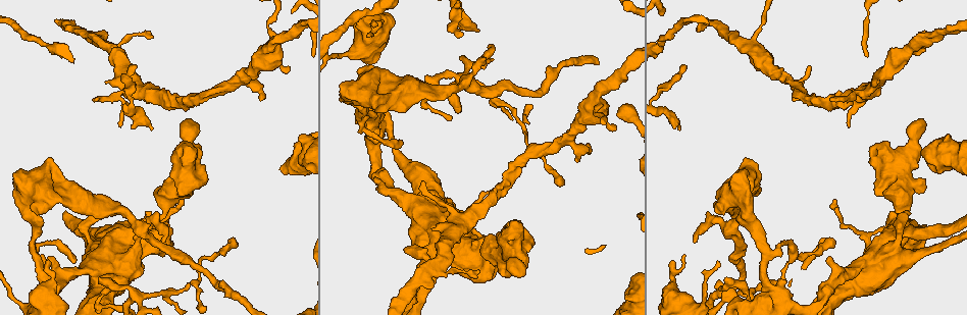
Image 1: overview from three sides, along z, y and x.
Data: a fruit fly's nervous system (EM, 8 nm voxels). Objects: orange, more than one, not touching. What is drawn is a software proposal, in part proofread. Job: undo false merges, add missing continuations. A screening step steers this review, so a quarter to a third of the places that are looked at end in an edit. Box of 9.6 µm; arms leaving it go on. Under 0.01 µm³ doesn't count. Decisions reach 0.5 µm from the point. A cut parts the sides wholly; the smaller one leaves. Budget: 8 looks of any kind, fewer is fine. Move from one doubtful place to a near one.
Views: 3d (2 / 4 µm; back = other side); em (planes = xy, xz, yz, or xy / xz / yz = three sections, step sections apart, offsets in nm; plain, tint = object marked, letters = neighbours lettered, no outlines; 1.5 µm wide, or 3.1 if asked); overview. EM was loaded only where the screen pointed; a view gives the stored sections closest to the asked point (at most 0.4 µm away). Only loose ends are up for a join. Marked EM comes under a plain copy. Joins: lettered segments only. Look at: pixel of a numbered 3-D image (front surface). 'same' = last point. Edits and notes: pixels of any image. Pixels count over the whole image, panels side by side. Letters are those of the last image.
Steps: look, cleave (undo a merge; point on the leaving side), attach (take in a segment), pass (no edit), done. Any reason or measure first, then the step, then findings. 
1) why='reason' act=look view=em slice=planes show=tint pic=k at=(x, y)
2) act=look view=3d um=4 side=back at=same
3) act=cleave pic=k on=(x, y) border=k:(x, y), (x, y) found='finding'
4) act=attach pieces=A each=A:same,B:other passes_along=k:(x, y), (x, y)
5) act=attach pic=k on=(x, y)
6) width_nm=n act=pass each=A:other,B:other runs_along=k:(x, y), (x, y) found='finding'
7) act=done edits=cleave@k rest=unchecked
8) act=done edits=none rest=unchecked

why='stops while still wide' act=look view=3d um=4 pic=1 at=(432, 228)

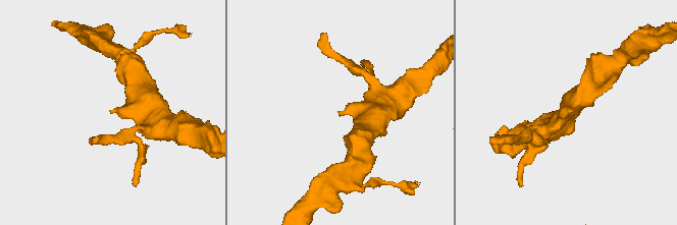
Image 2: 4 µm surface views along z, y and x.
act=look view=em slice=planes show=letters pic=2 at=(568, 111)

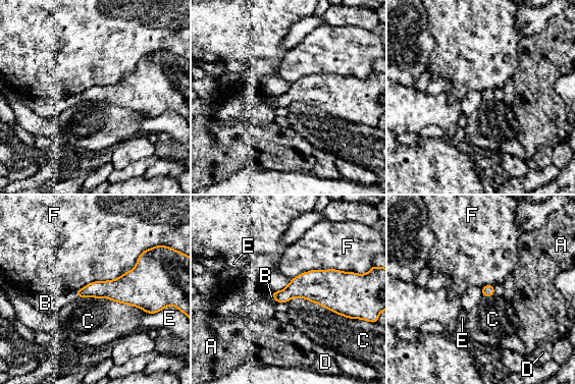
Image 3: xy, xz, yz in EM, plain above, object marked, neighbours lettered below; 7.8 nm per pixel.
width_nm=260 act=attach pieces=B each=A:other,B:same,C:other,D:other,E:other,F:other passes_along=3:(107, 289), (77, 294), (47, 303) found='it goes on there'

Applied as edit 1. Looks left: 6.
why='see it whole again' act=look view=overview

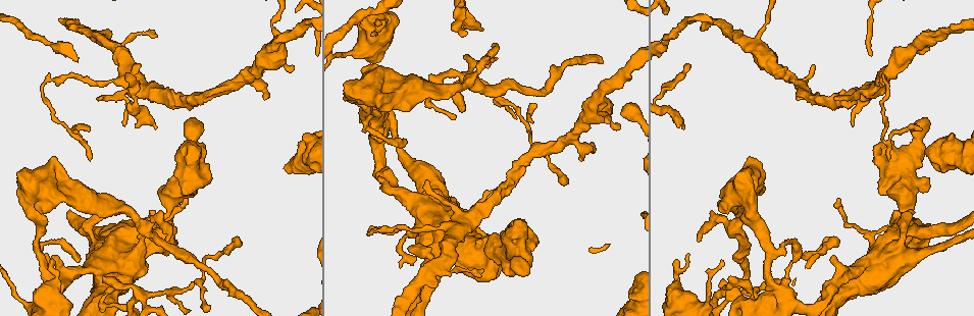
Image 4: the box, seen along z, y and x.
why='sharp bend' act=look view=em slice=planes show=tint pic=4 at=(43, 86)

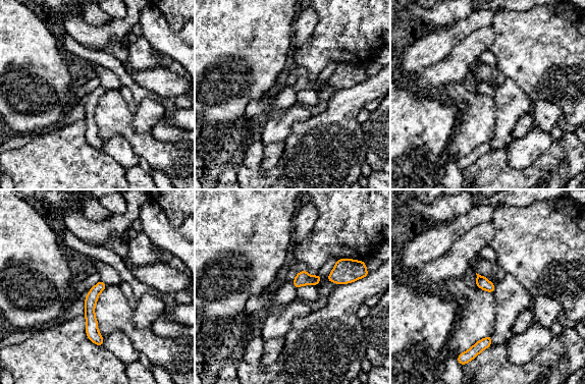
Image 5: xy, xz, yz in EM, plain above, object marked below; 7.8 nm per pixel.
why='see the neighbours' act=look view=em slice=planes show=letters at=same

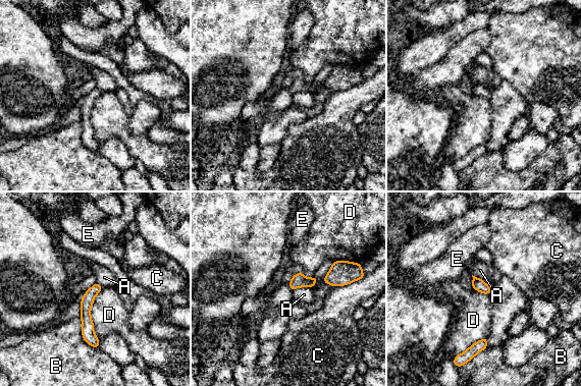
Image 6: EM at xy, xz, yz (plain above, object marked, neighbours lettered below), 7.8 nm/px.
act=pass each=A:other,B:other,C:other,D:other,E:other runs_along=6:(96, 286), (86, 304), (96, 344) found='all the same neuron'

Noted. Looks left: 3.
why='thin end' act=look view=3d um=4 pic=4 at=(689, 64)

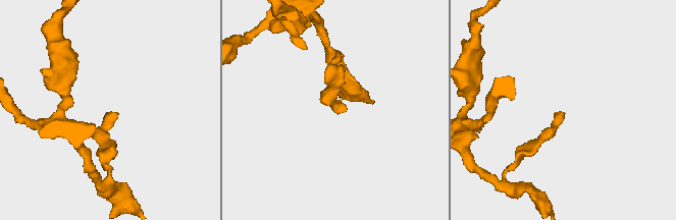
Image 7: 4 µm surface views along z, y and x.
why='shape alone is not enough' act=look view=em slice=planes show=tint pic=7 at=(345, 110)

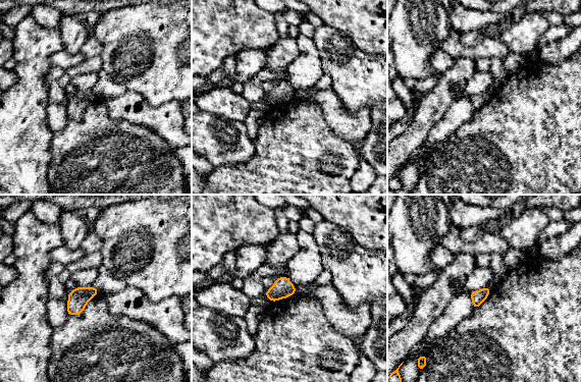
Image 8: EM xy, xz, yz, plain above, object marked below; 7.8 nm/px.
why='see the neighbours' act=look view=em slice=planes show=letters at=same

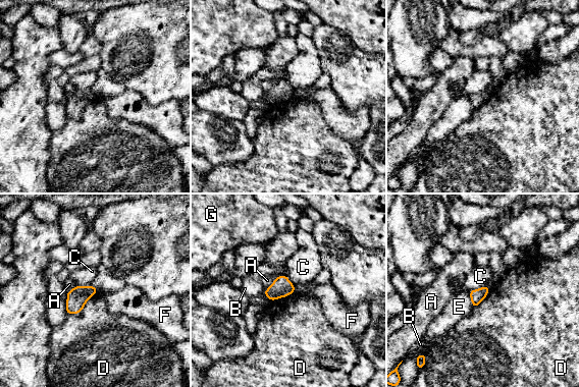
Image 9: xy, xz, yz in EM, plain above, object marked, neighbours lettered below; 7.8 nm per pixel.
width_nm=110 longest_contact=D:300nm act=pass each=A:other,B:other,C:other,D:other,E:other,F:other,G:other found='no lettered segment goes on from it'

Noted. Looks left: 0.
act=done edits=attach@3 rest=unchecked

